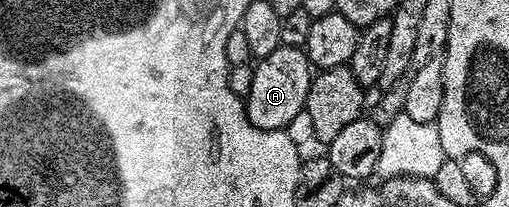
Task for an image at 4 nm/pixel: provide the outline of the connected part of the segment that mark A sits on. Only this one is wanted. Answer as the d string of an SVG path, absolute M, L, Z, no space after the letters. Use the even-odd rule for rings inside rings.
M283 44L271 52L271 56L260 59L253 66L254 79L251 80L249 97L244 99L245 114L249 122L260 130L285 130L291 120L305 108L309 85L313 83L309 57L300 45Z

